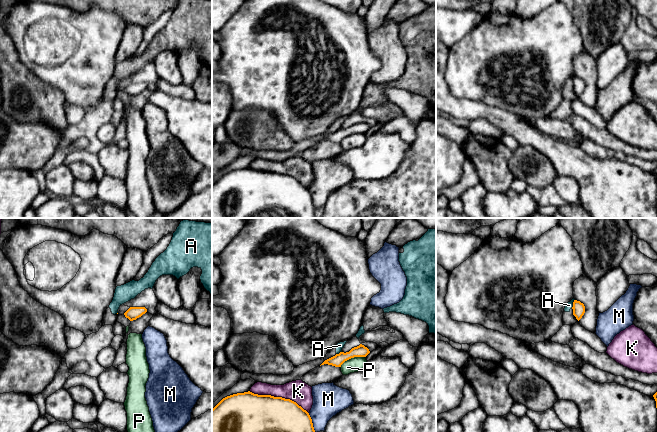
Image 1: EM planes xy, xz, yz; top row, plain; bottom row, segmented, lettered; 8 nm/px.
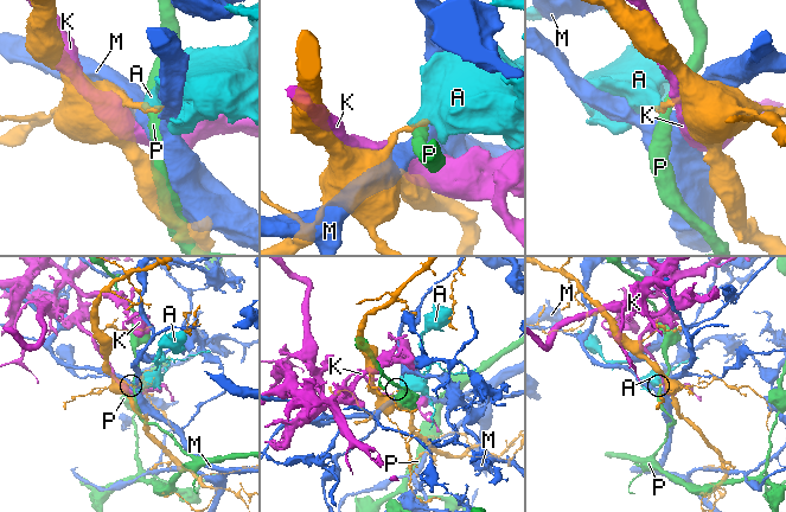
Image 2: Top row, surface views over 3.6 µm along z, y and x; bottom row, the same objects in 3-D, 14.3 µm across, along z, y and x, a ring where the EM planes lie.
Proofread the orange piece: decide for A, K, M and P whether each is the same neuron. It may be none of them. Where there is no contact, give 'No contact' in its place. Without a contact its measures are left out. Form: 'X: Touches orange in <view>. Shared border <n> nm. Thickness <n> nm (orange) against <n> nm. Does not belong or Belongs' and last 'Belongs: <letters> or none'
A: Touches orange in yz. Shared border 80 nm. Thickness 100 nm (orange) against 60 nm. Does not belong
K: Touches orange in xz. Shared border 500 nm. Thickness 500 nm (orange) against 180 nm. Does not belong
M: Touches orange in xz. Shared border 170 nm. Thickness 500 nm (orange) against 260 nm. Does not belong
P: Touches orange in xz. Shared border 220 nm. Thickness 100 nm (orange) against 120 nm. Does not belong
Belongs: none

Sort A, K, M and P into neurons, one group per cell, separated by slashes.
A / K / M / P

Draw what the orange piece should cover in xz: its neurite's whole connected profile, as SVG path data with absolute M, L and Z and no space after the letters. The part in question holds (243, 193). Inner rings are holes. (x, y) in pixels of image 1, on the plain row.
M250 167L223 174L212 185L212 218L316 218L309 189L296 178Z

